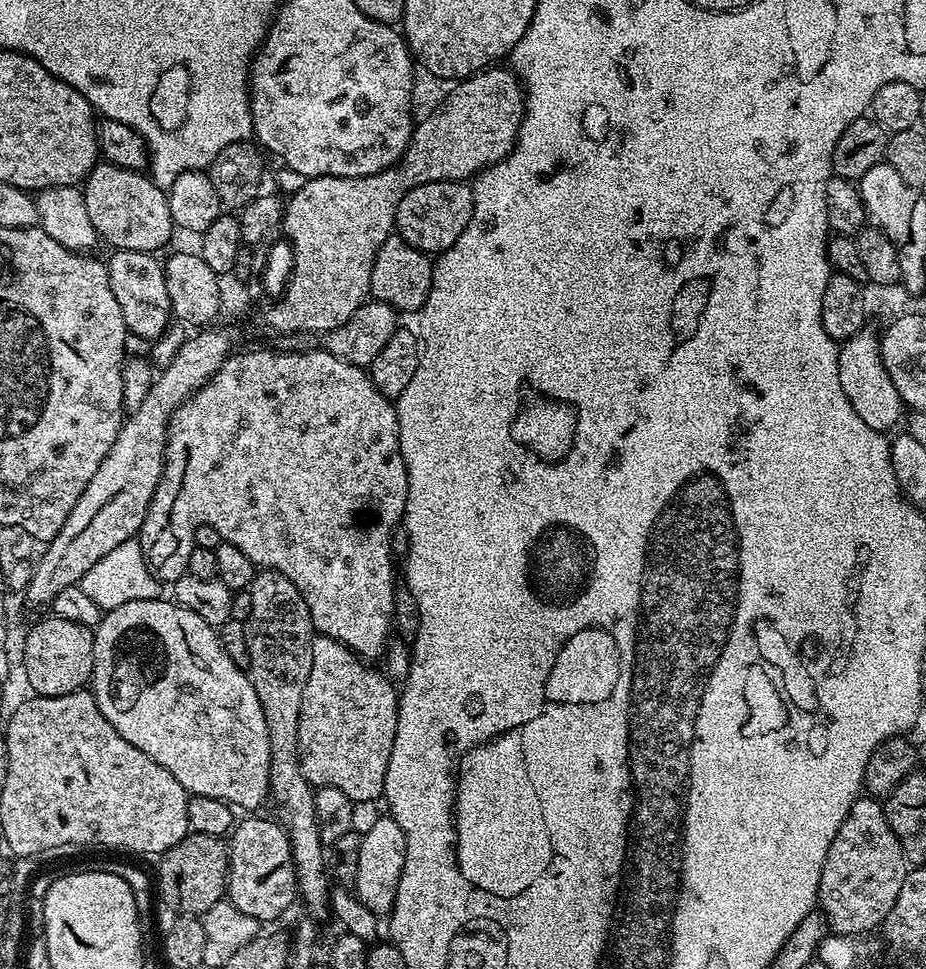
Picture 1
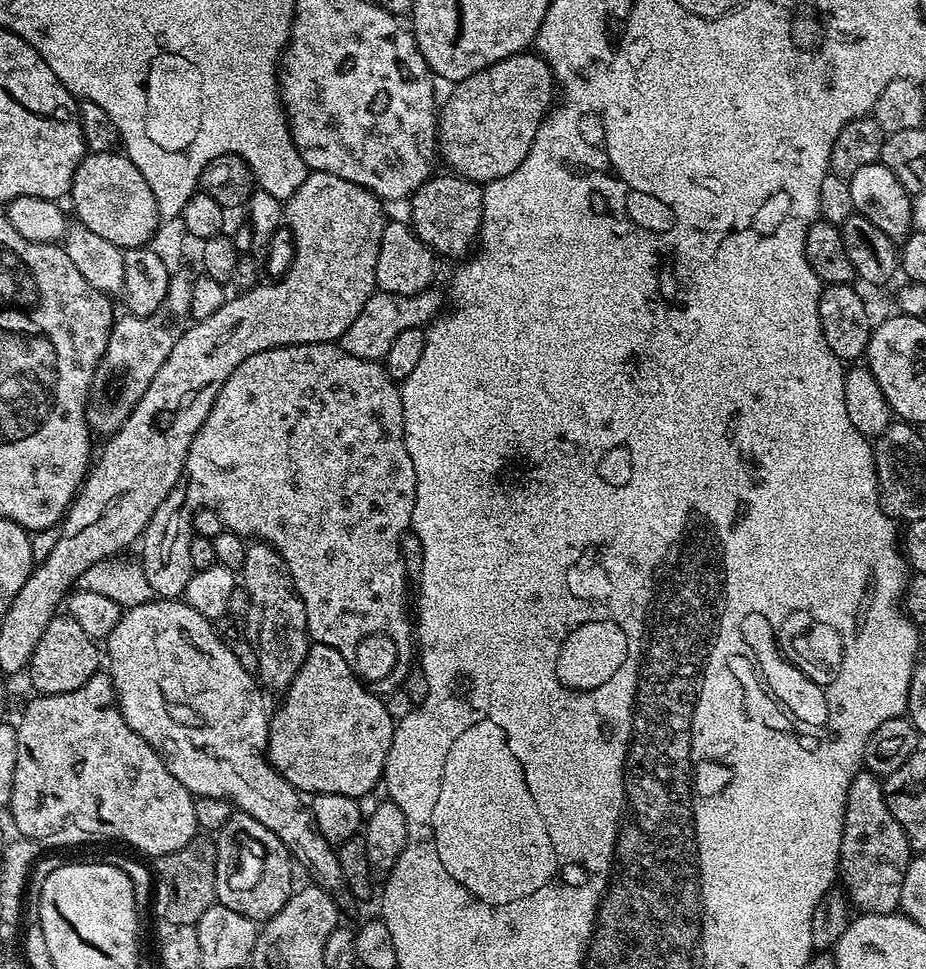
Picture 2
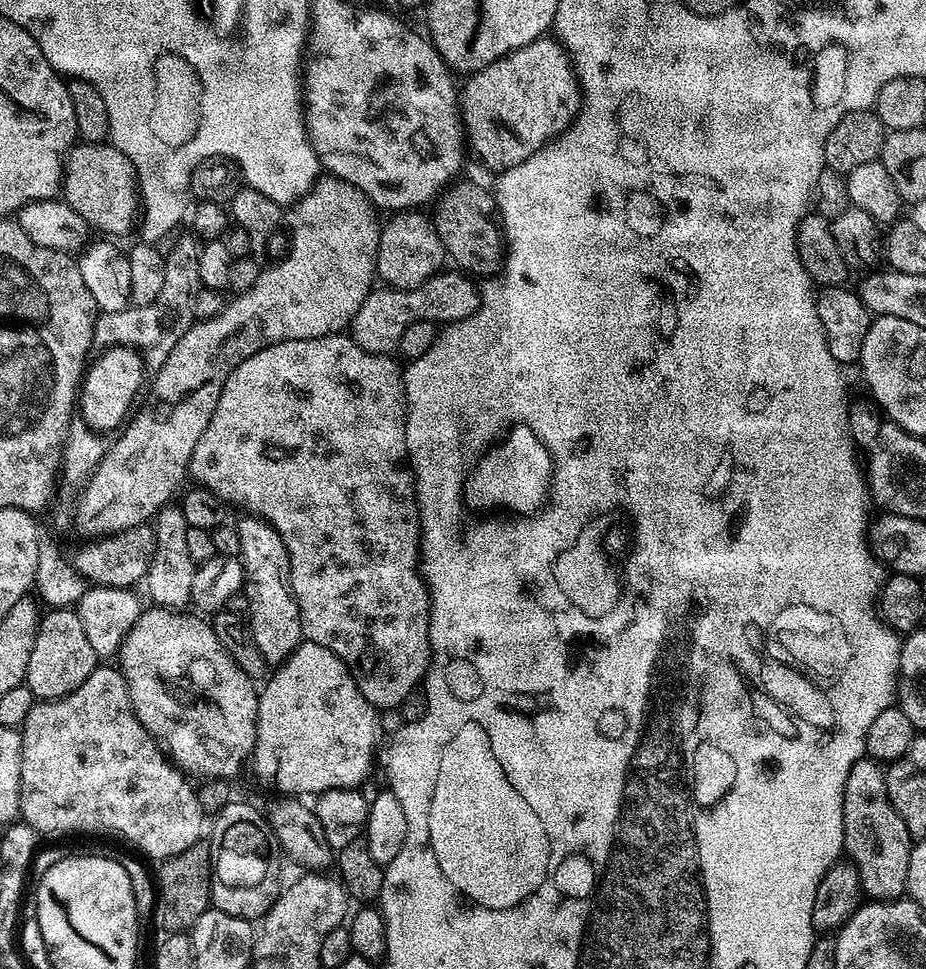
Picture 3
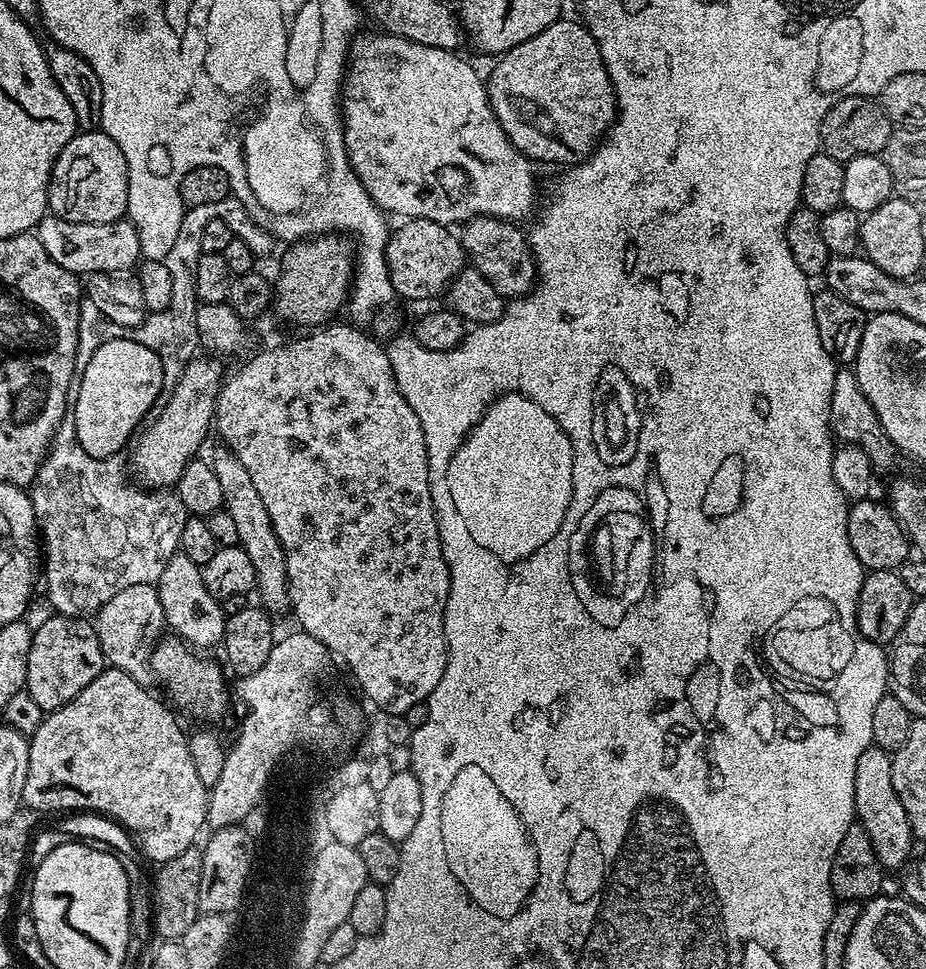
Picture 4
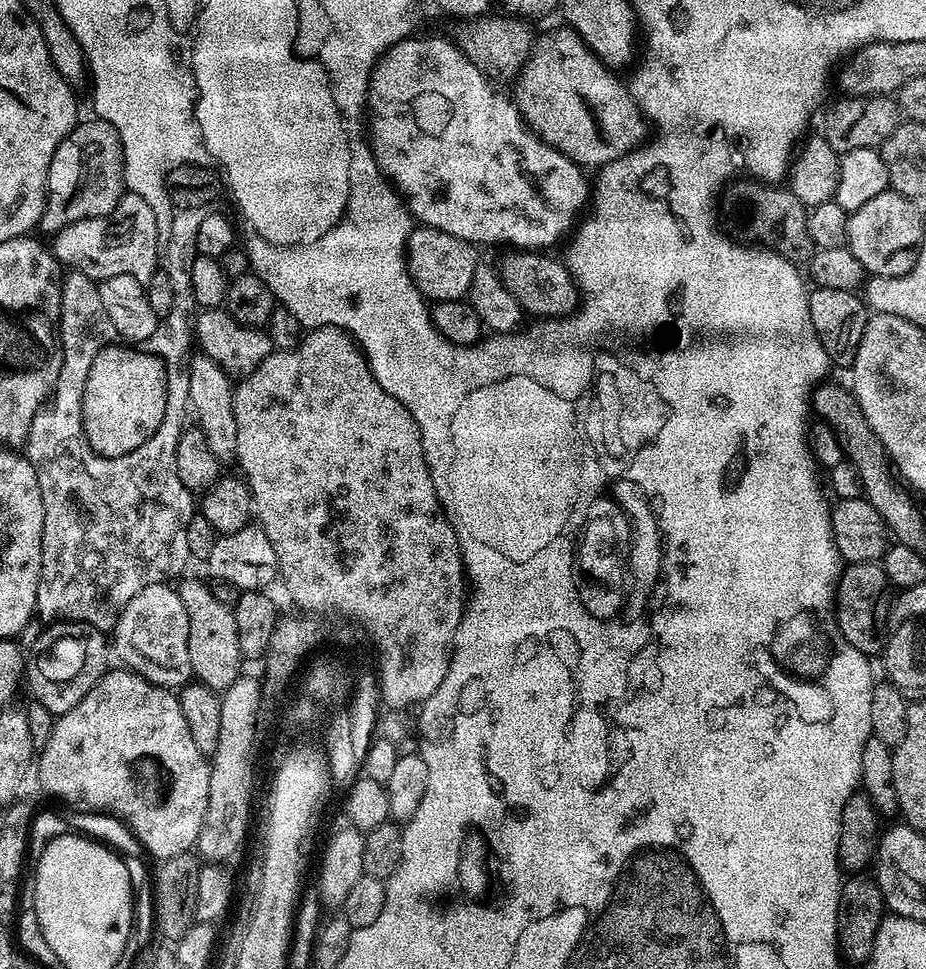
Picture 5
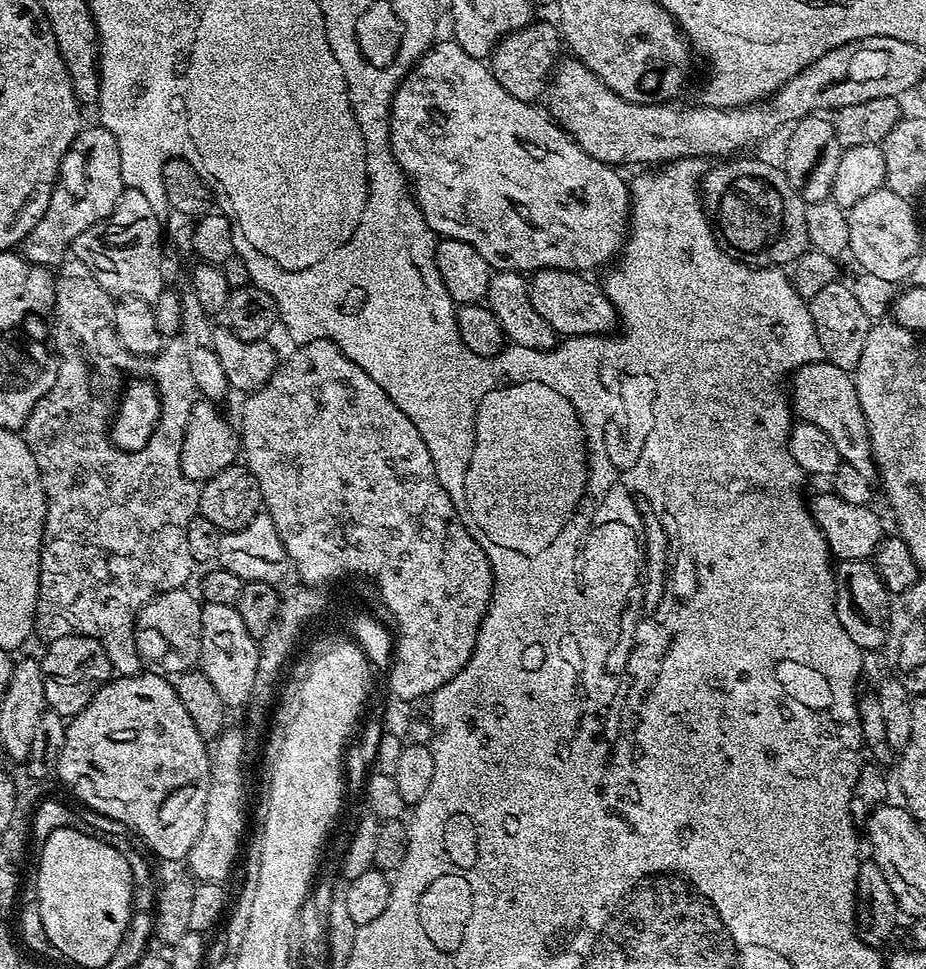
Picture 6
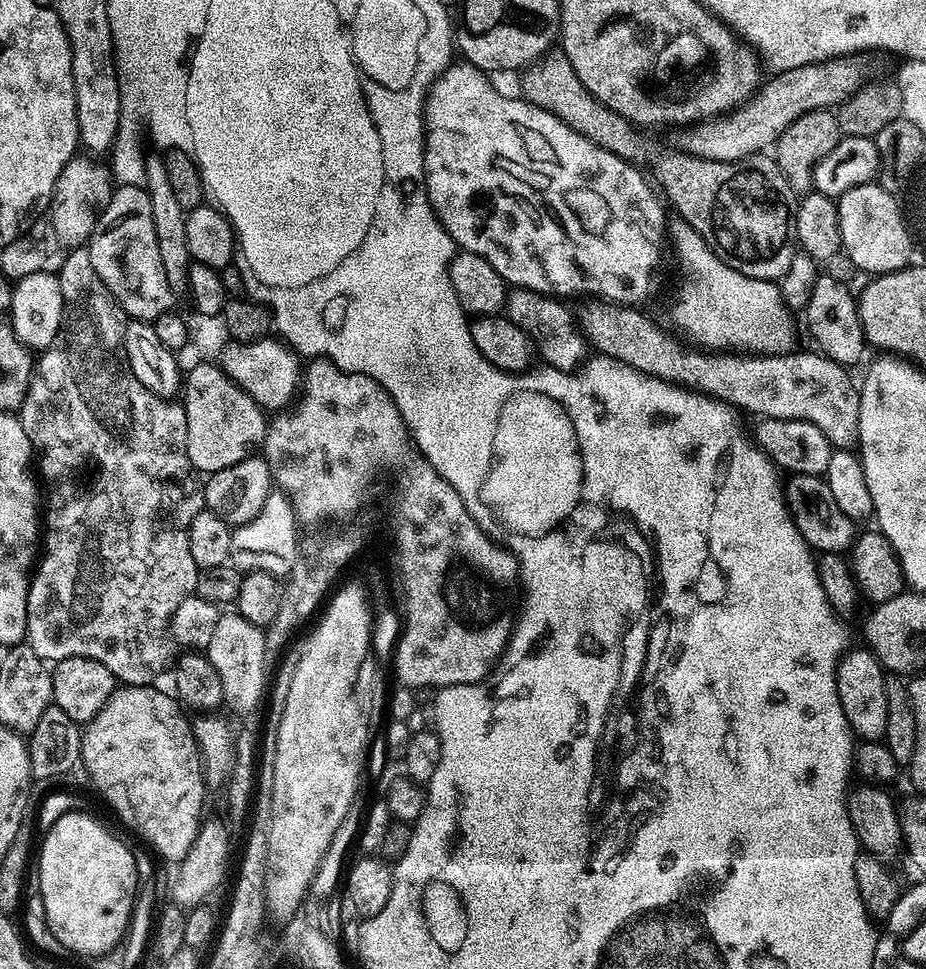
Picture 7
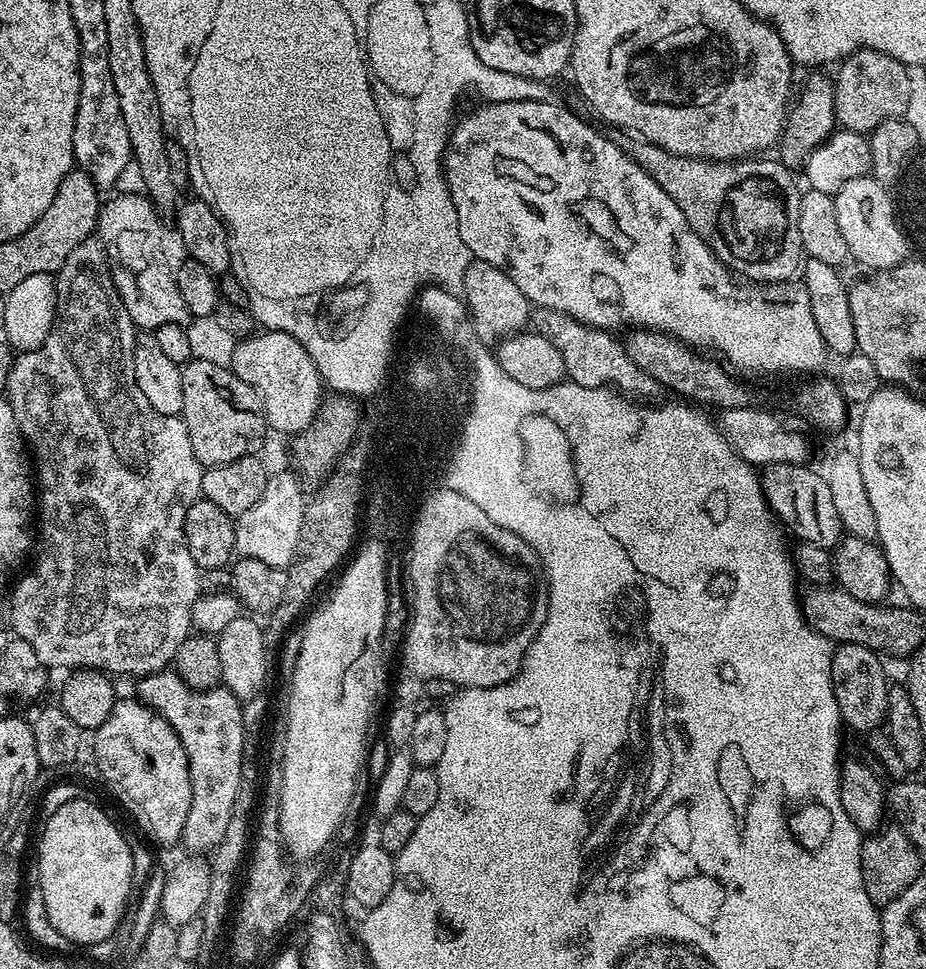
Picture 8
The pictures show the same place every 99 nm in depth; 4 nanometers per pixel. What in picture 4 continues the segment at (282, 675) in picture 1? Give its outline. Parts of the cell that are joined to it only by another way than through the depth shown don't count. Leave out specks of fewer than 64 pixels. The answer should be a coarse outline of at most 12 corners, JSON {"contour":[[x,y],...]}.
{"contour":[[210,455],[269,613],[289,607],[286,554],[250,470]]}

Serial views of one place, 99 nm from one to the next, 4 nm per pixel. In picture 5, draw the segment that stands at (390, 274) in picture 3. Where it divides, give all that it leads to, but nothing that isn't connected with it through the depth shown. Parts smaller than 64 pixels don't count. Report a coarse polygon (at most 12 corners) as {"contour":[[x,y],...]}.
{"contour":[[413,227],[408,276],[425,301],[464,300],[477,245]]}

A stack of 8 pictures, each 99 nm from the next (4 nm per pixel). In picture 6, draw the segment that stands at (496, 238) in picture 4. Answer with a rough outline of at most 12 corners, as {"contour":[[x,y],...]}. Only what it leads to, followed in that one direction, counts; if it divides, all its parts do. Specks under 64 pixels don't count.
{"contour":[[542,268],[528,285],[534,310],[557,337],[617,327],[616,307],[597,281]]}

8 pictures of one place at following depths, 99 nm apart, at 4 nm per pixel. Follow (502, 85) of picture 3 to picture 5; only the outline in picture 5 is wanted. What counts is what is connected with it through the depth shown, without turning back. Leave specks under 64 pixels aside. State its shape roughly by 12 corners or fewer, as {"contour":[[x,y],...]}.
{"contour":[[573,28],[533,43],[516,109],[599,170],[645,139],[644,113]]}

